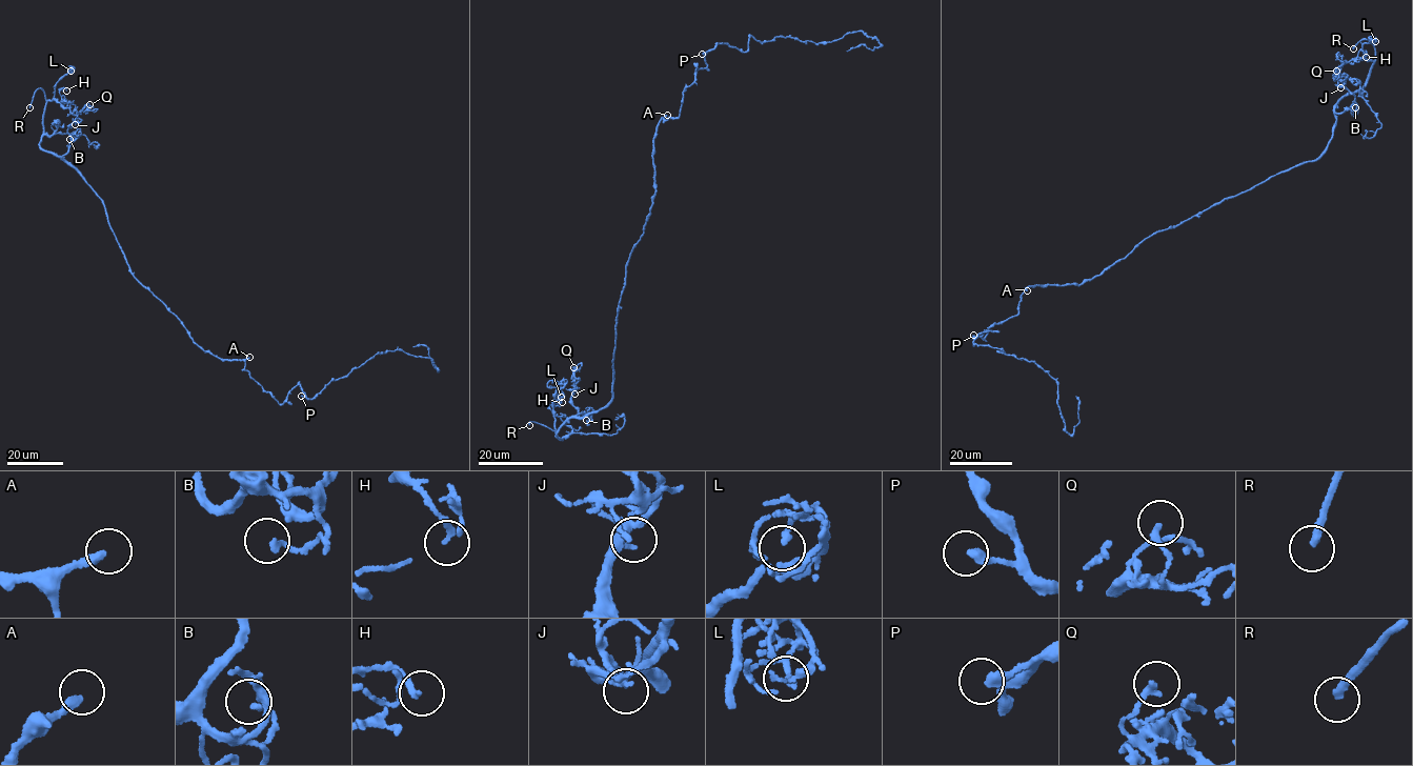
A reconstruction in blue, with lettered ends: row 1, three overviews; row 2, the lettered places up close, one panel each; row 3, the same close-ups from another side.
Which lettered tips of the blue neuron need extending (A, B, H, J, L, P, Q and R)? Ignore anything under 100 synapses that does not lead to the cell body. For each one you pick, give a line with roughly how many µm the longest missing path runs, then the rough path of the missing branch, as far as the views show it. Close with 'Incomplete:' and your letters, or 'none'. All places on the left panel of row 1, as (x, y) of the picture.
A: Missing length about 190 µm. Course of what is missing: (249, 357), (285, 337), (301, 280), (269, 215), (285, 138), (259, 123), (284, 97), (276, 113)
R: Missing length about 15 µm. Course of what is missing: (29, 107), (19, 136)
Incomplete: A, R

